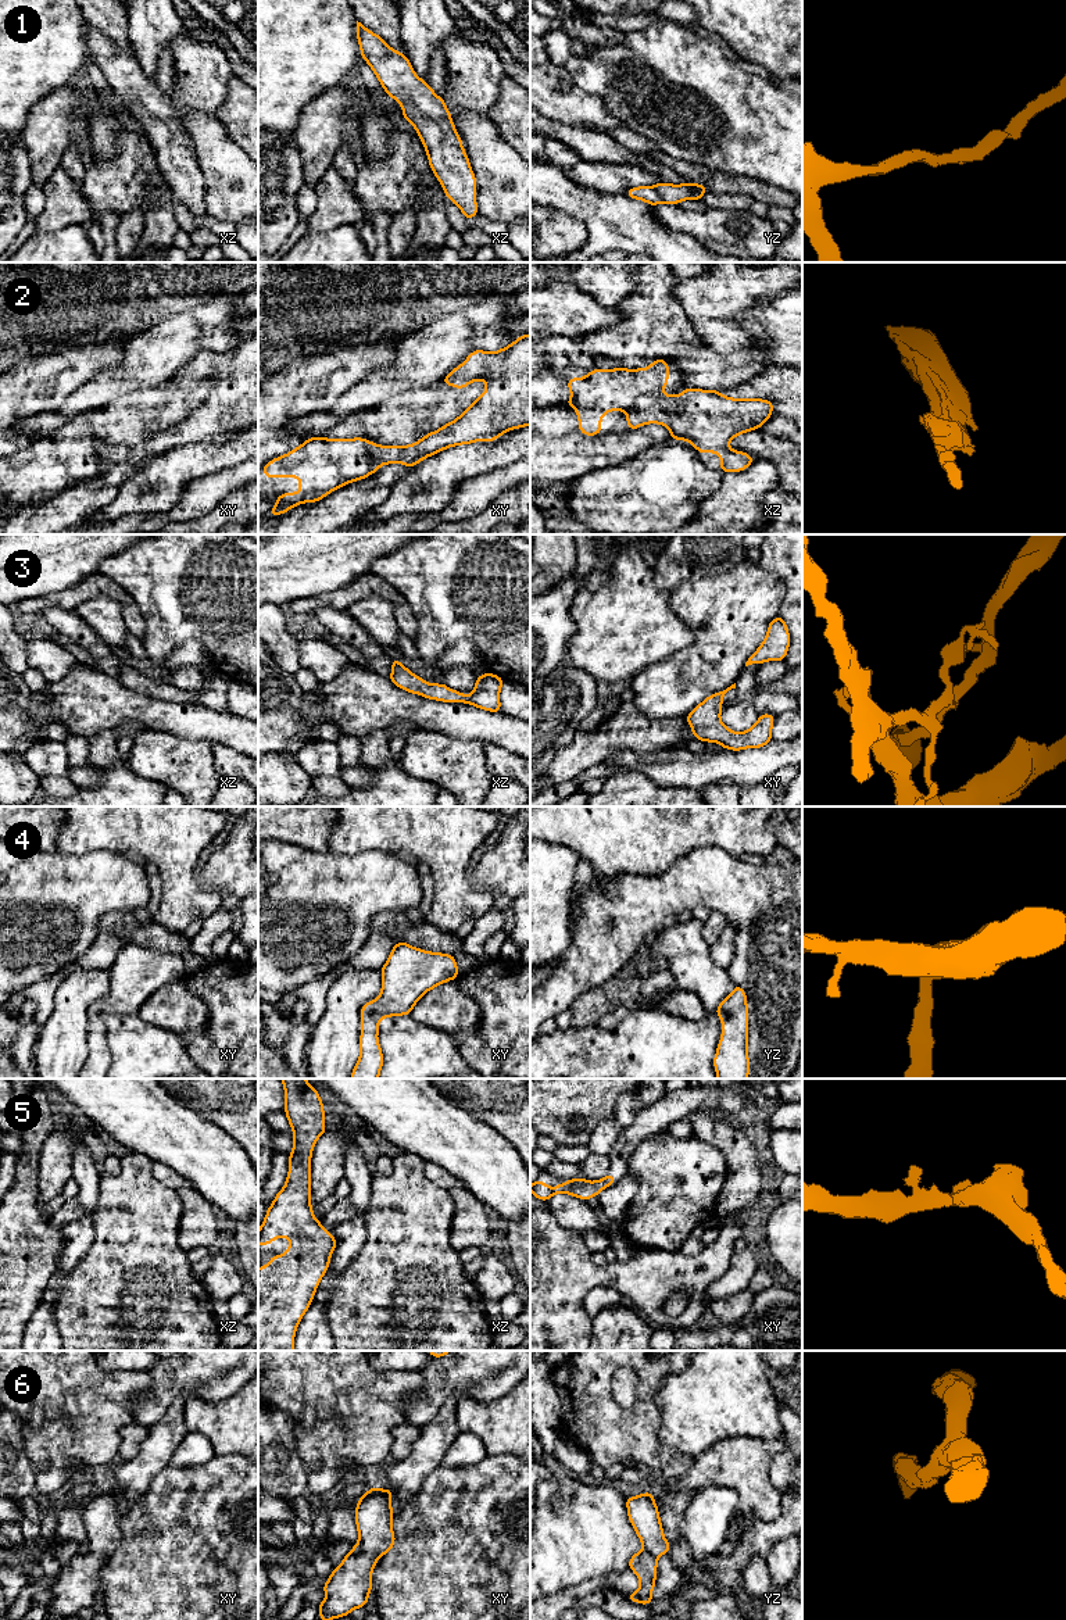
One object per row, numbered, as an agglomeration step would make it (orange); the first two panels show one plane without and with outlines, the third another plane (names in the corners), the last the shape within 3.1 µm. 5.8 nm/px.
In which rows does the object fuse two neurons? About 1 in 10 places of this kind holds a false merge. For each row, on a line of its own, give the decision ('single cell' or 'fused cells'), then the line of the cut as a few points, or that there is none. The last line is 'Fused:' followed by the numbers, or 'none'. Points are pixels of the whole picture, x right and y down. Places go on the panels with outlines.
1: single cell; cut none
2: fused cells; cut xy (367, 442), (367, 450), (375, 461), (372, 472)
3: single cell; cut none
4: single cell; cut none
5: single cell; cut none
6: single cell; cut none
Fused: 2

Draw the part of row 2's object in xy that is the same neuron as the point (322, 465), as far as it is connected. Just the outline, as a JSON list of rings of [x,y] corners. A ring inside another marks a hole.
[[[310,437],[290,453],[262,466],[266,478],[298,478],[298,494],[276,497],[269,516],[287,512],[303,503],[315,503],[351,482],[368,478],[376,468],[366,450],[368,440]]]

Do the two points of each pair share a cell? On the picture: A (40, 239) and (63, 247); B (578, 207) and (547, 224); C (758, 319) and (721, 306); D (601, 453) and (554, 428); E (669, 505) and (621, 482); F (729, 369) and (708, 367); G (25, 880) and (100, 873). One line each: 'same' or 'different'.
A: same
B: different
C: different
D: same
E: same
F: same
G: same

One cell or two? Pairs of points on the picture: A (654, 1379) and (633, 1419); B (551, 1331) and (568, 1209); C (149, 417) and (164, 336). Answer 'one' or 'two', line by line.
A: one
B: two
C: two

